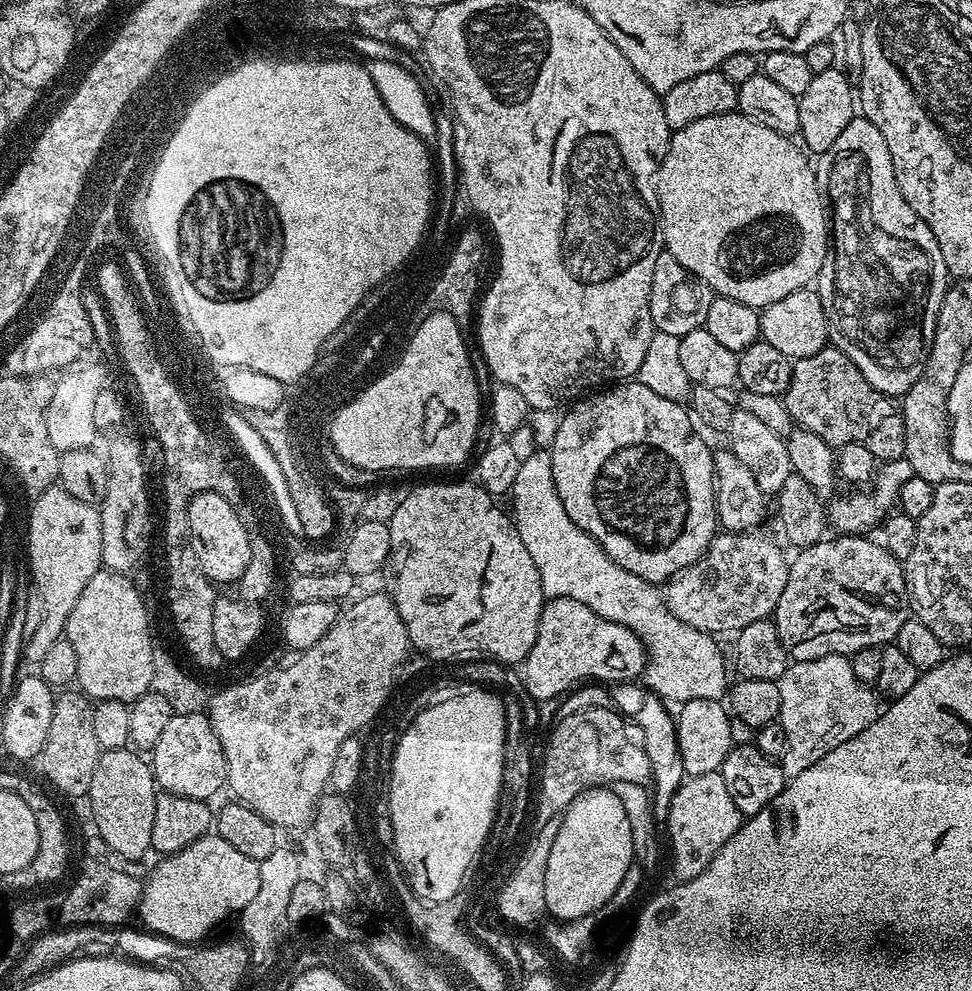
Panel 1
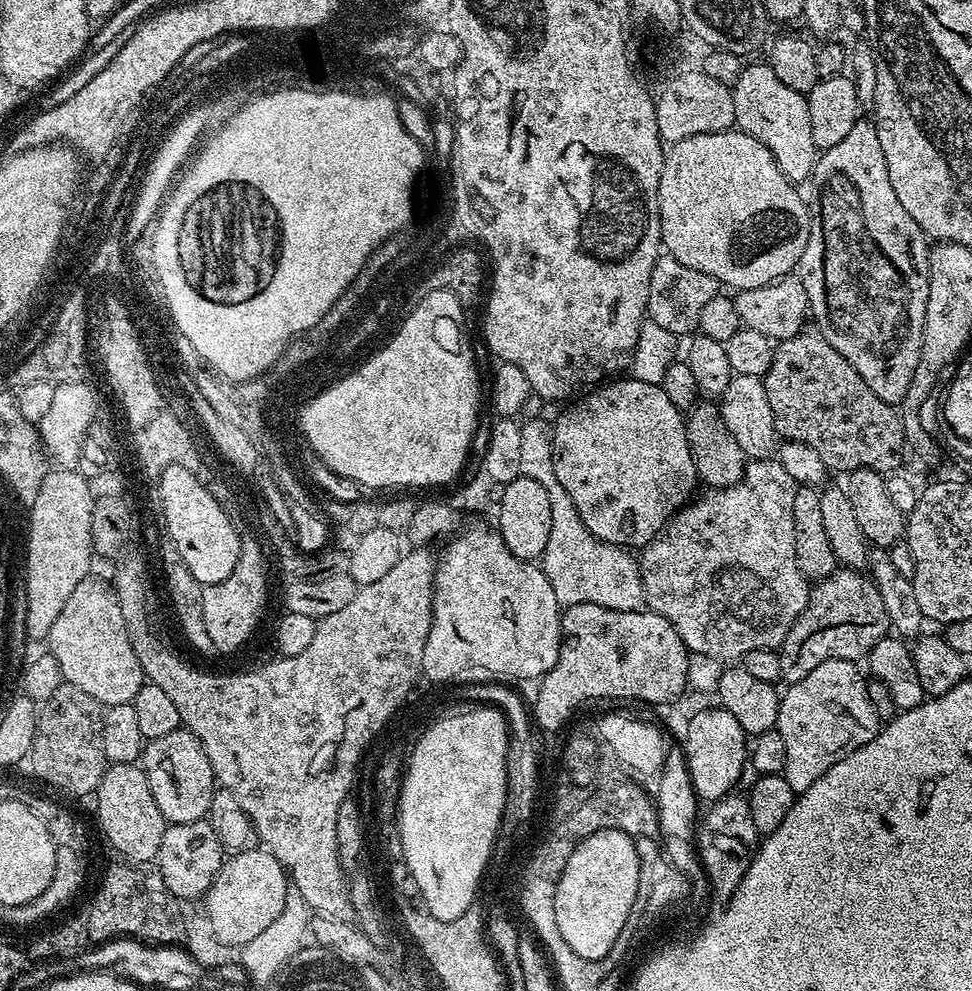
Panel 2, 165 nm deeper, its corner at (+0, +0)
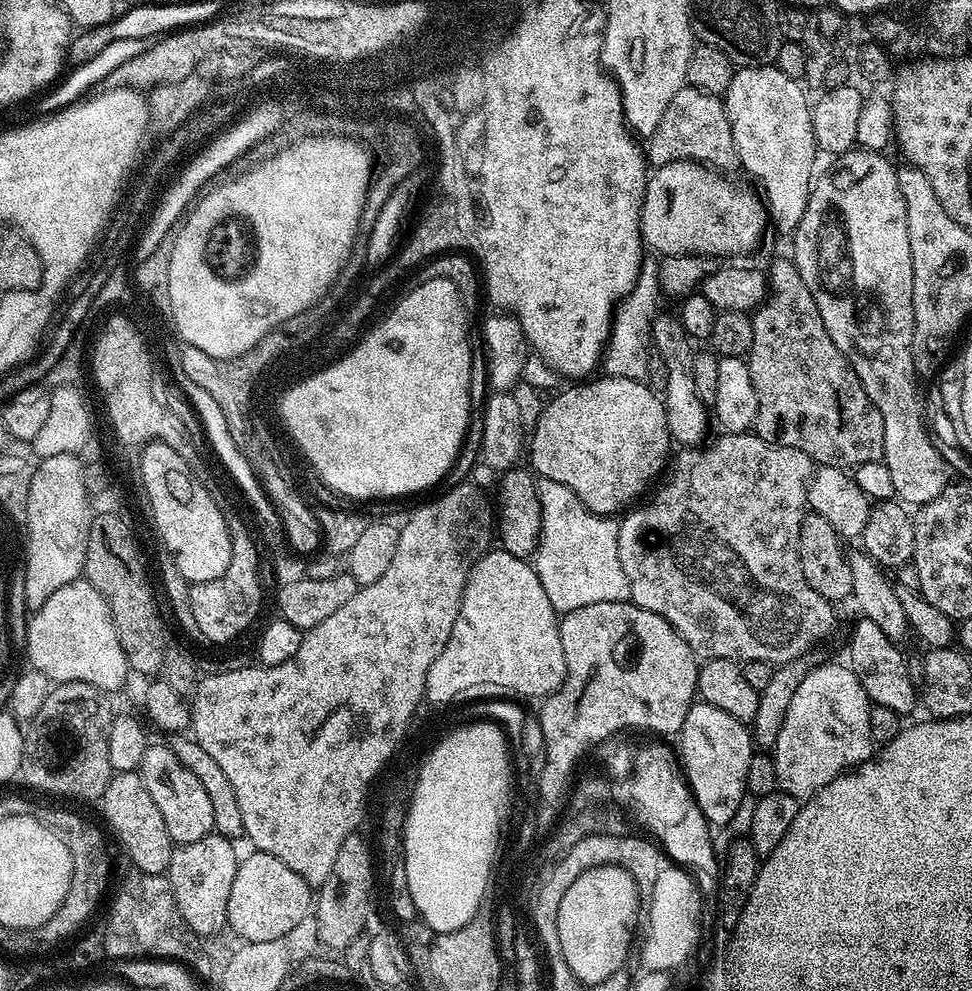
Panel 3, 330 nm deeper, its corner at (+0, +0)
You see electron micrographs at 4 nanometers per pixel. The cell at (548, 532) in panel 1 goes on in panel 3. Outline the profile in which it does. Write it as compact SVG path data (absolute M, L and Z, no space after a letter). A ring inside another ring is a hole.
M536 481L541 503L540 542L534 553L534 567L546 590L546 598L557 613L578 610L578 606L594 606L594 602L618 602L630 597L630 578L622 570L618 558L619 523L590 511L562 482Z

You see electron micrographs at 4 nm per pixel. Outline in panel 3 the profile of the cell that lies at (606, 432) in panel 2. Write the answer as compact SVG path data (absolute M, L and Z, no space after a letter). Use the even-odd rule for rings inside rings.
M607 374L601 375L601 377L601 380L592 378L587 382L573 383L576 384L573 388L568 388L565 392L558 393L557 396L541 410L540 417L536 420L536 429L534 429L533 432L531 429L530 439L526 444L526 456L527 459L532 459L533 465L531 464L531 467L534 469L537 477L545 480L553 480L554 482L562 482L562 486L574 490L574 494L578 494L580 501L582 501L582 503L584 503L584 505L586 505L586 507L594 514L612 518L617 515L615 512L621 511L620 513L623 513L625 510L631 509L633 505L641 499L639 496L642 495L644 491L647 493L649 489L653 487L652 479L654 479L660 471L663 473L666 465L669 463L670 452L668 456L668 447L673 447L674 441L668 434L668 427L666 426L666 410L664 409L663 399L661 399L657 393L653 392L647 383Z

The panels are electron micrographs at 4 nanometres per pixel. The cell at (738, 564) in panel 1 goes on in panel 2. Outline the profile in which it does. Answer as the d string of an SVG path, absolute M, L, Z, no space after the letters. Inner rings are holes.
M749 459L745 463L742 478L737 484L731 484L725 488L708 488L704 490L704 493L701 491L695 499L685 504L665 524L660 535L653 538L649 544L644 545L639 553L638 563L640 565L640 581L644 587L645 605L662 618L666 618L666 622L670 622L670 626L674 626L674 630L678 630L678 638L682 638L689 653L697 656L709 656L721 662L736 662L746 654L750 654L750 650L779 649L780 645L784 643L792 623L802 614L802 610L806 610L810 584L804 579L802 570L798 570L798 562L794 554L794 534L796 531L794 530L791 508L794 504L794 494L797 487L796 481L790 478L790 474L786 474L786 470L782 470L779 459Z

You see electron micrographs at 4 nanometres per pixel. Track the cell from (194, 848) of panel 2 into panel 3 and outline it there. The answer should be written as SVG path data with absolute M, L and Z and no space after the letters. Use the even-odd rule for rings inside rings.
M213 834L198 838L198 842L173 847L166 875L186 926L190 926L190 930L194 930L201 938L225 931L230 906L230 886L234 886L238 863L235 846L231 839Z

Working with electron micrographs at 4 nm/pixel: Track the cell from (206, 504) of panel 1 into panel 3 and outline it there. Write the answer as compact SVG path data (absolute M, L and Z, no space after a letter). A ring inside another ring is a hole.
M147 444L140 456L141 482L159 543L171 553L173 562L189 584L214 582L214 578L222 578L226 566L230 566L231 538L224 528L224 520L220 520L220 512L212 508L212 500L188 480L186 467L187 463L166 444Z

